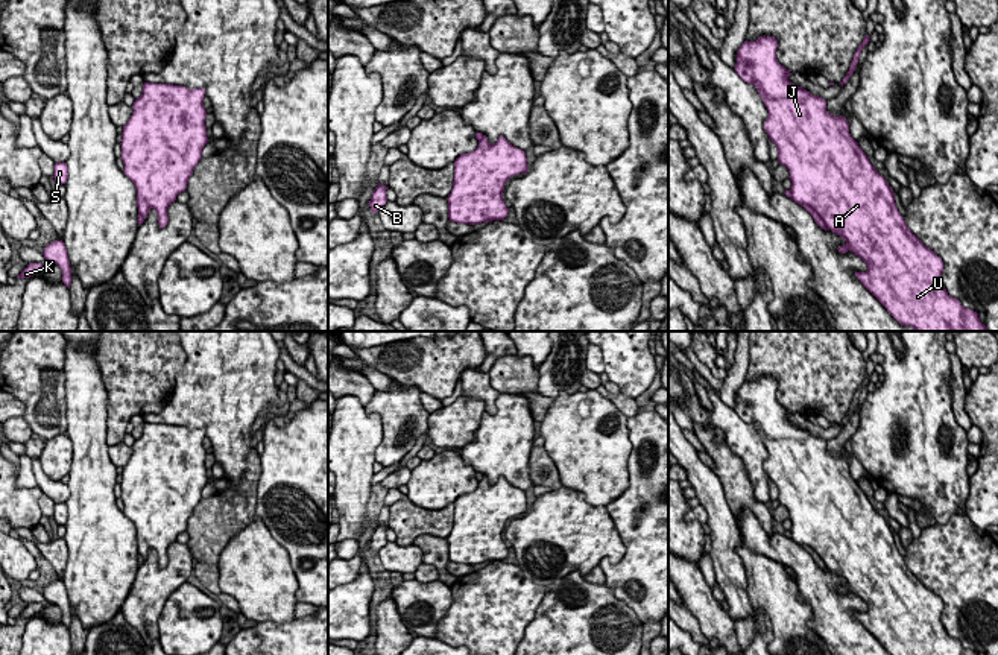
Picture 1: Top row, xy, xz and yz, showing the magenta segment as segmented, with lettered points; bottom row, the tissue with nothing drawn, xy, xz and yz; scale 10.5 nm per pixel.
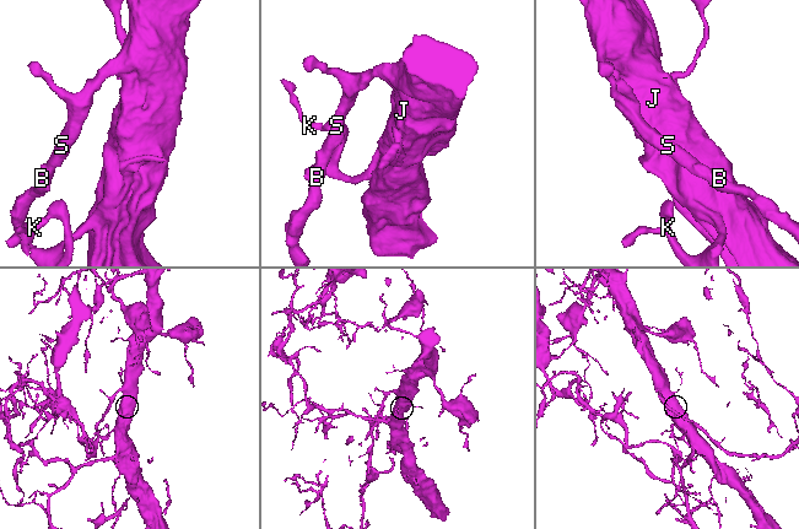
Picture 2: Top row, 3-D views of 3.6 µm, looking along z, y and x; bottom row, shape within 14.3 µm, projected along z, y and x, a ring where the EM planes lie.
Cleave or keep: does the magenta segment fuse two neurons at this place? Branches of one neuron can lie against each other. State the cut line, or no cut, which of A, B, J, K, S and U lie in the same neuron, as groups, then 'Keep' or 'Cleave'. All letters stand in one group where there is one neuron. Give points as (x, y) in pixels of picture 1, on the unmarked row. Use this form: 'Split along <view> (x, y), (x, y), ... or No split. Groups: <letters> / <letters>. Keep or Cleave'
Split along yz (802, 544), (807, 544), (828, 569). Groups: A B J S U / K. Cleave

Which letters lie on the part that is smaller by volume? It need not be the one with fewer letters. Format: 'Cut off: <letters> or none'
Cut off: K

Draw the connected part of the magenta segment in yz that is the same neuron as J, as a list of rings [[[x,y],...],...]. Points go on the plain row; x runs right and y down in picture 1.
[[[775,377],[744,381],[734,410],[755,426],[769,451],[764,470],[778,488],[779,505],[788,509],[791,540],[810,546],[828,570],[846,581],[839,593],[851,591],[867,605],[867,611],[855,612],[855,617],[890,655],[978,655],[948,635],[942,625],[942,599],[910,571],[892,527],[851,477],[846,459],[829,454],[823,438],[788,421],[793,413],[778,403],[776,389]]]

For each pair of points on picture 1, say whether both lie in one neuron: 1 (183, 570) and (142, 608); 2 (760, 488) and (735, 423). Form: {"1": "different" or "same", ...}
{"1": "same", "2": "same"}

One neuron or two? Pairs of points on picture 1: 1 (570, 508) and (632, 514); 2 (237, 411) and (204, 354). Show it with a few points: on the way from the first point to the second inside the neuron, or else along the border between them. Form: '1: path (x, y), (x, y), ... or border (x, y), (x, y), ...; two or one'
1: border (605, 506), (623, 543); two
2: path (225, 397), (224, 374), (217, 368); one

